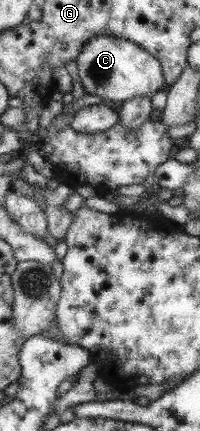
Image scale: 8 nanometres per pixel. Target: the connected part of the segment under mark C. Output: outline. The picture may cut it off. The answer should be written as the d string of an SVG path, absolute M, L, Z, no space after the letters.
M110 36L92 38L75 60L78 77L84 93L95 95L102 103L120 105L131 97L152 97L156 91L164 87L160 63L130 41L120 40Z

